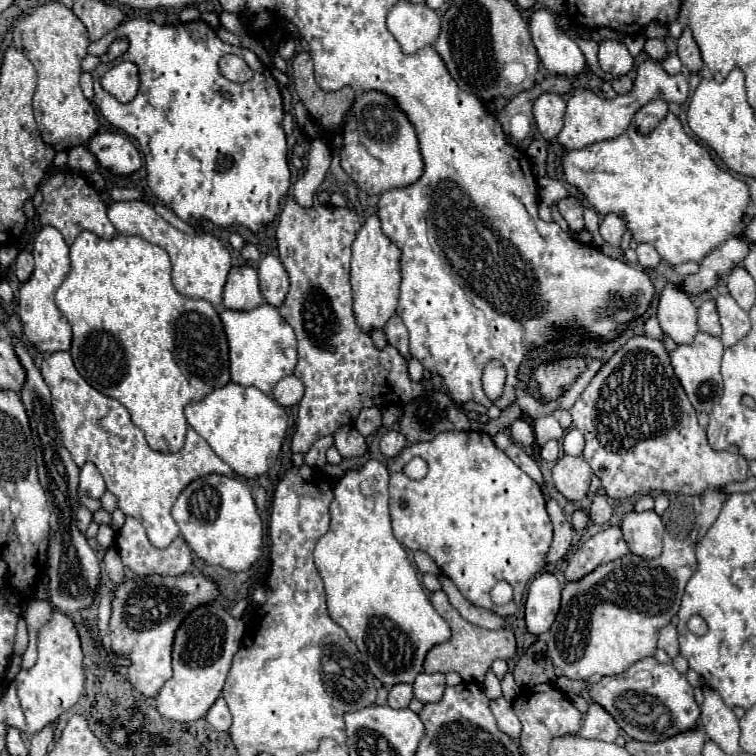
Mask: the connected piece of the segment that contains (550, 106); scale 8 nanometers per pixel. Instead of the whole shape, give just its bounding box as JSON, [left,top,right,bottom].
[533,92,565,140]

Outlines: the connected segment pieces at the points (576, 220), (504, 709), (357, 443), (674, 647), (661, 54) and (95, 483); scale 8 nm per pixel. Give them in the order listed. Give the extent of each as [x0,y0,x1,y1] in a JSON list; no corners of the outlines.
[[557,196,583,232],[489,698,521,738],[333,426,367,458],[659,624,679,658],[645,40,667,62],[79,462,105,498]]

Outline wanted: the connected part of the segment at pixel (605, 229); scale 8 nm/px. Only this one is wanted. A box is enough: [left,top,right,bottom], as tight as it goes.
[599,214,625,246]

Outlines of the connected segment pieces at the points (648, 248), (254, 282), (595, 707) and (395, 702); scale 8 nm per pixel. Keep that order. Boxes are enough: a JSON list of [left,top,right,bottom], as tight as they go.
[[637,244,661,268],[223,264,263,310],[577,704,621,742],[389,684,413,708]]

